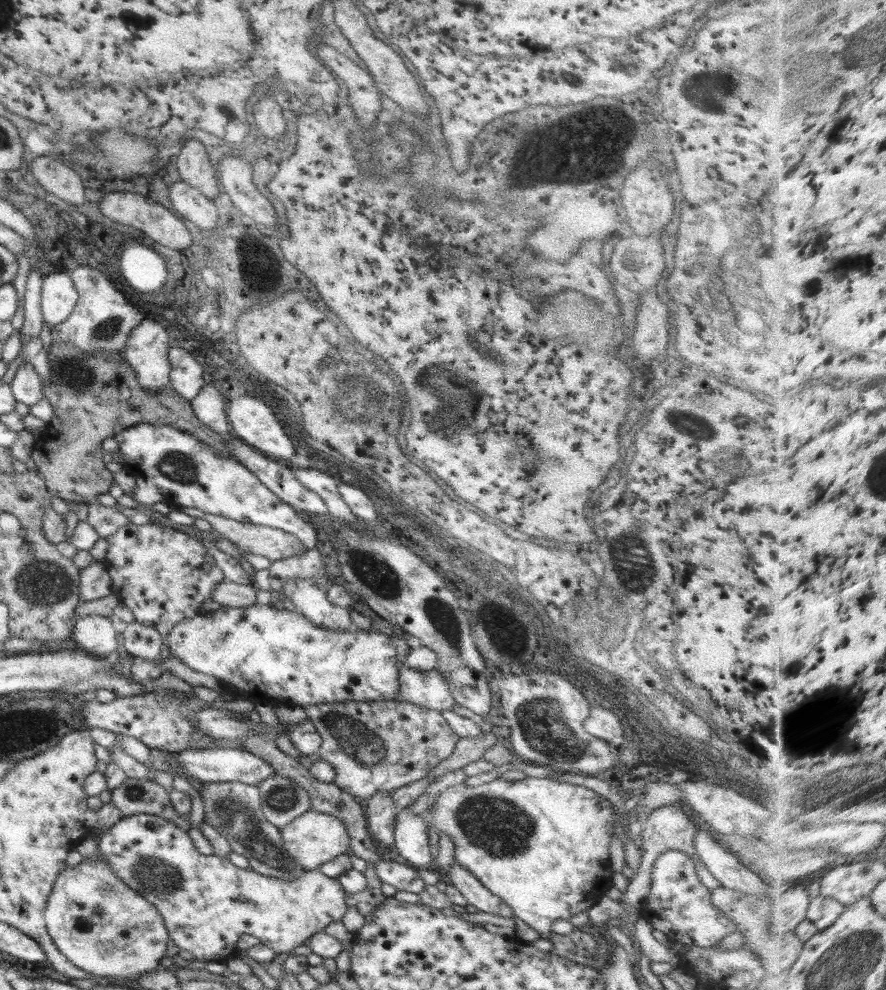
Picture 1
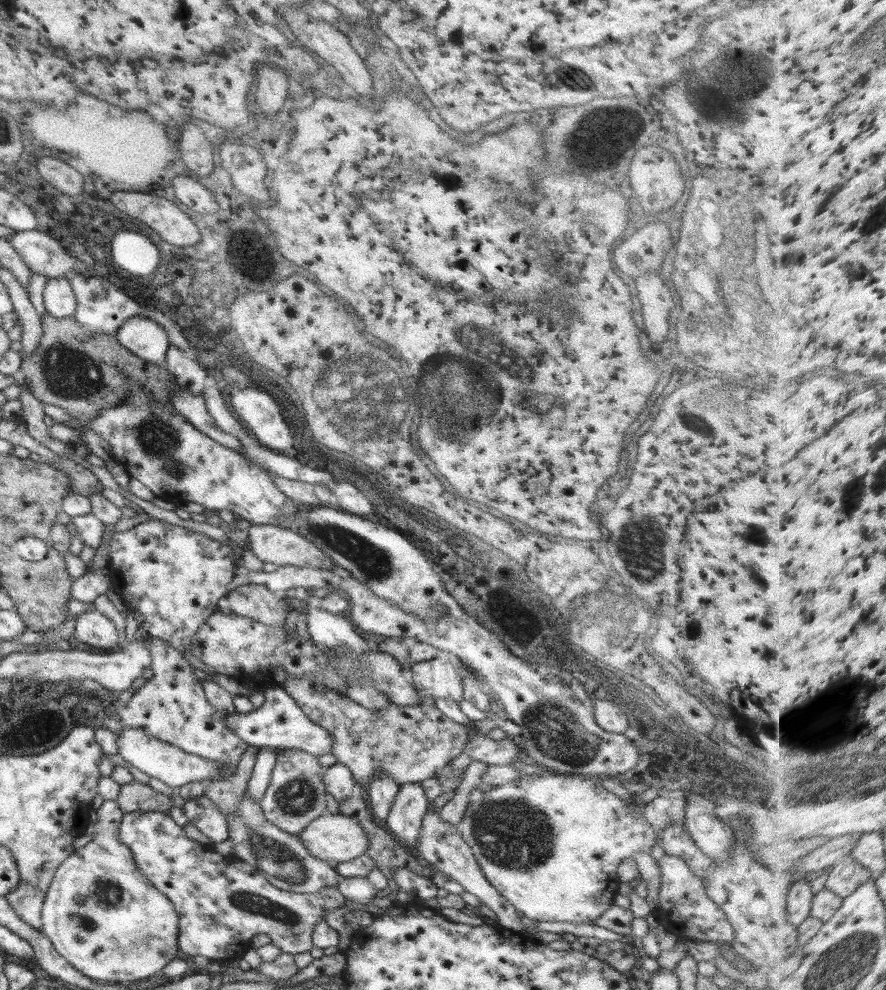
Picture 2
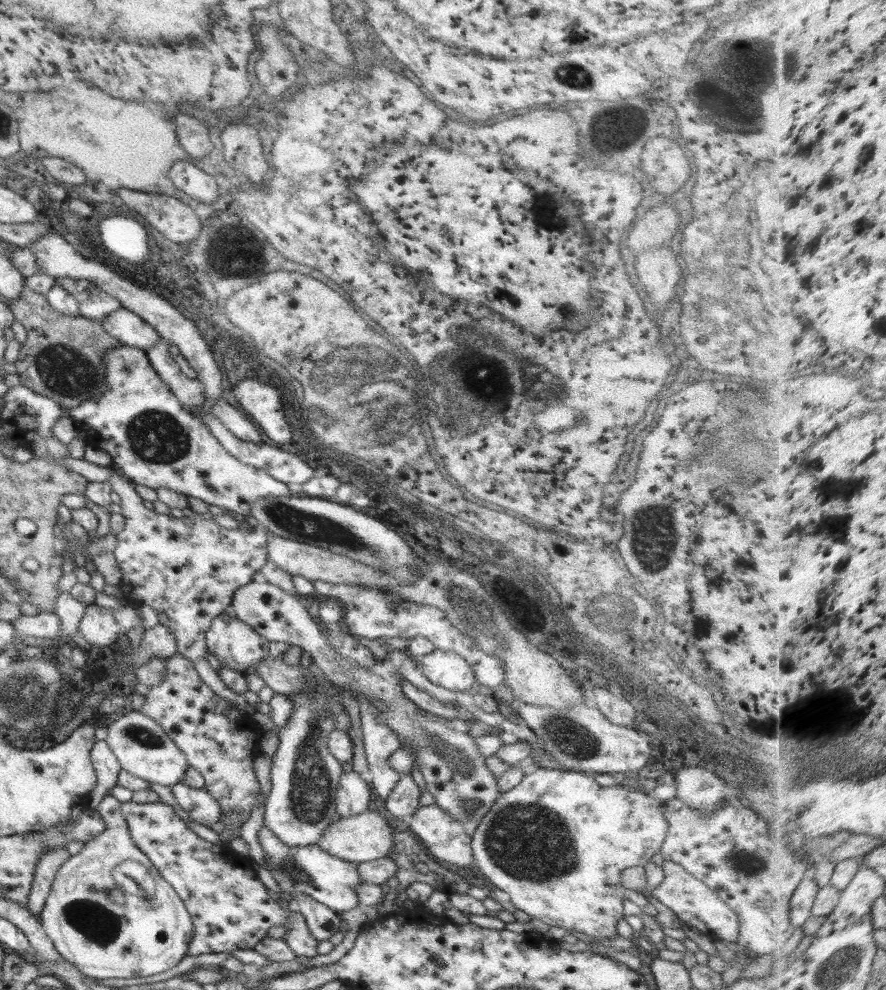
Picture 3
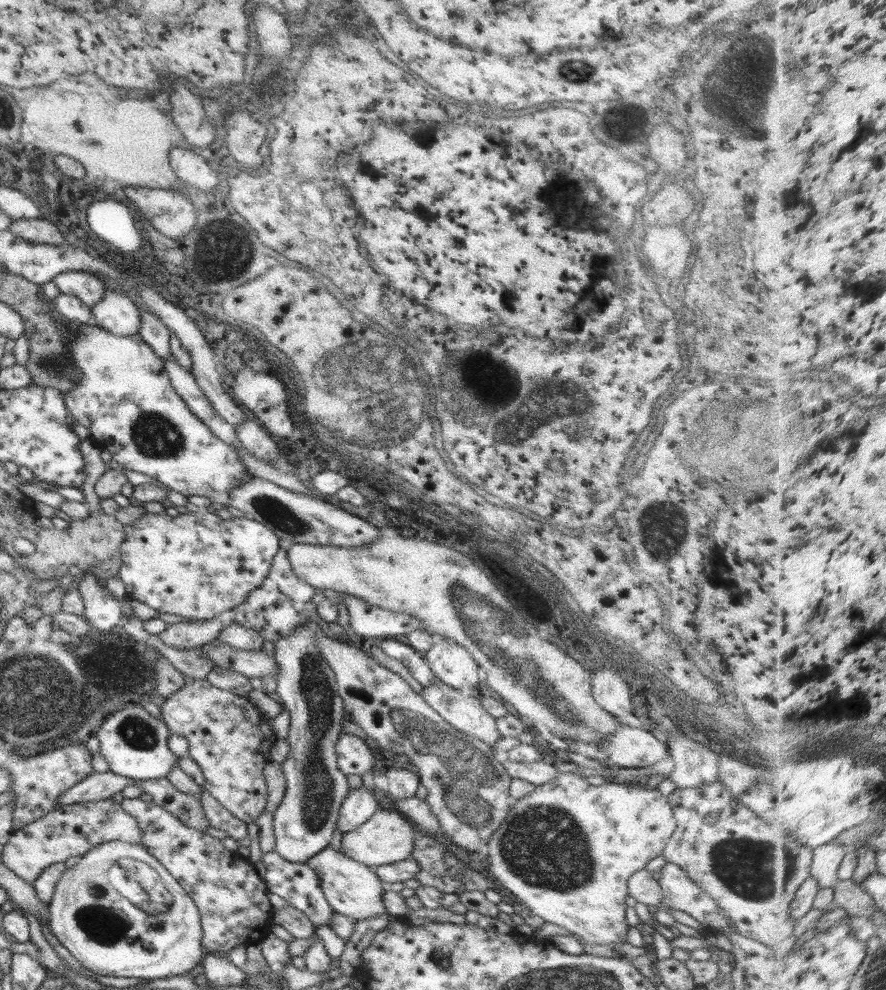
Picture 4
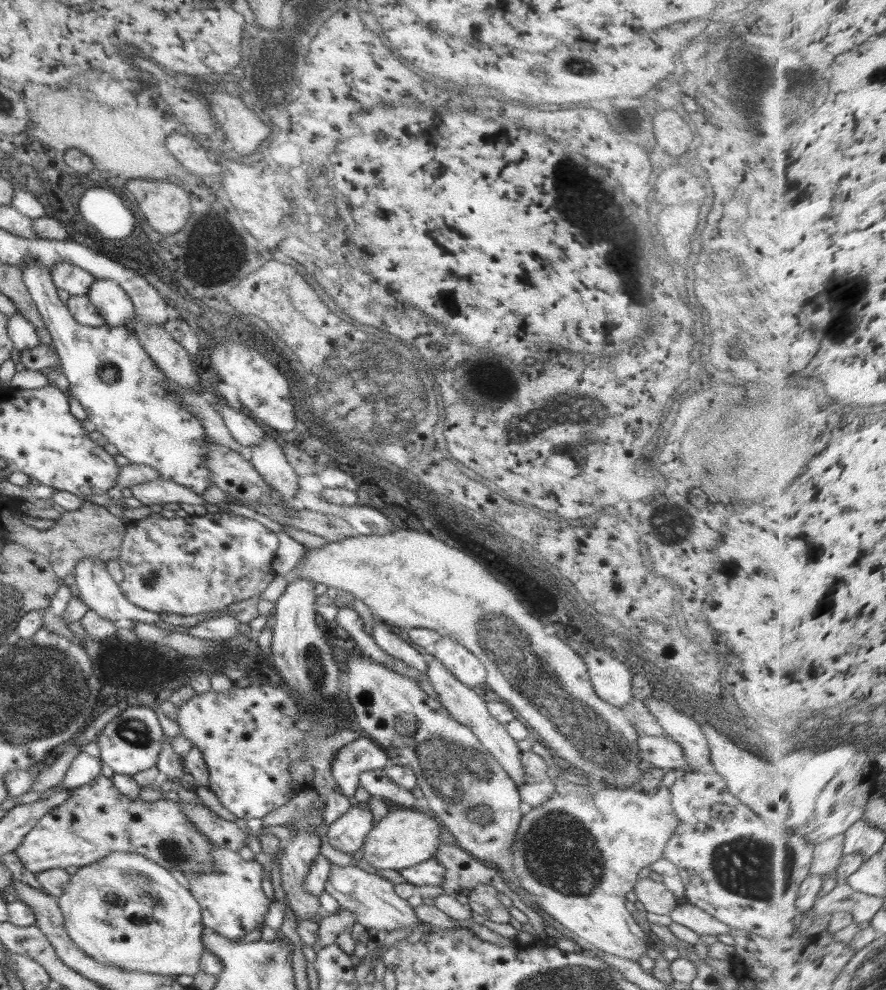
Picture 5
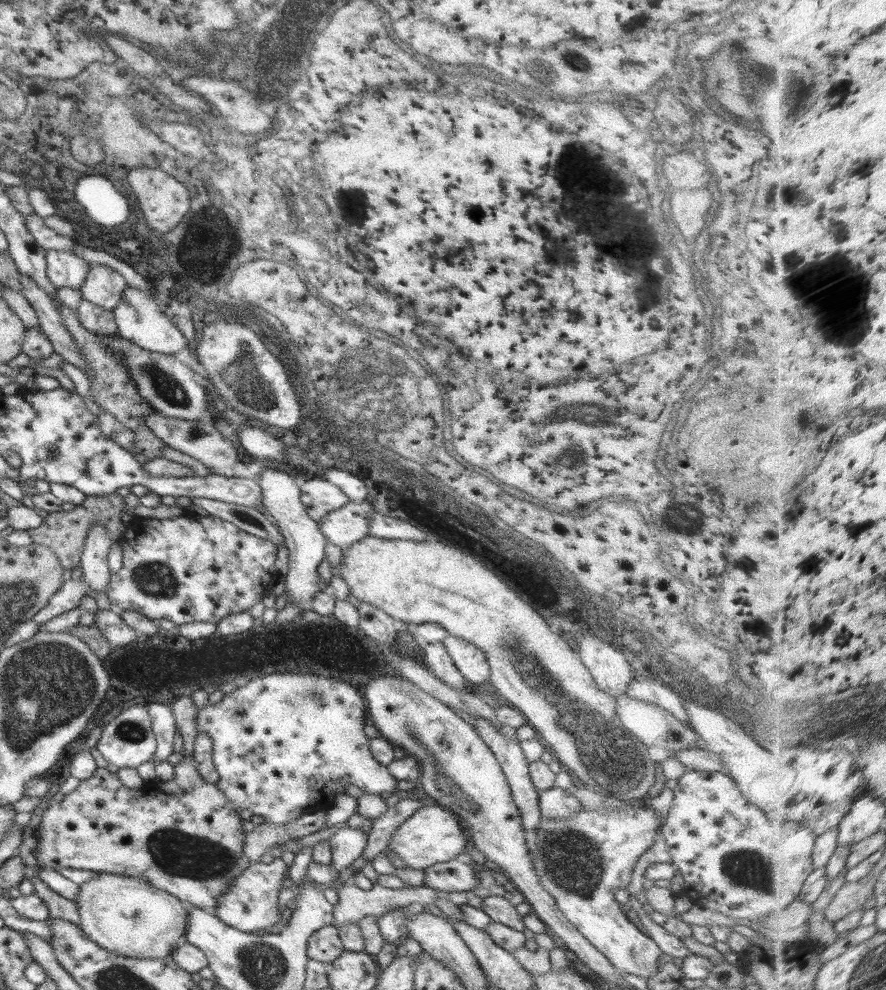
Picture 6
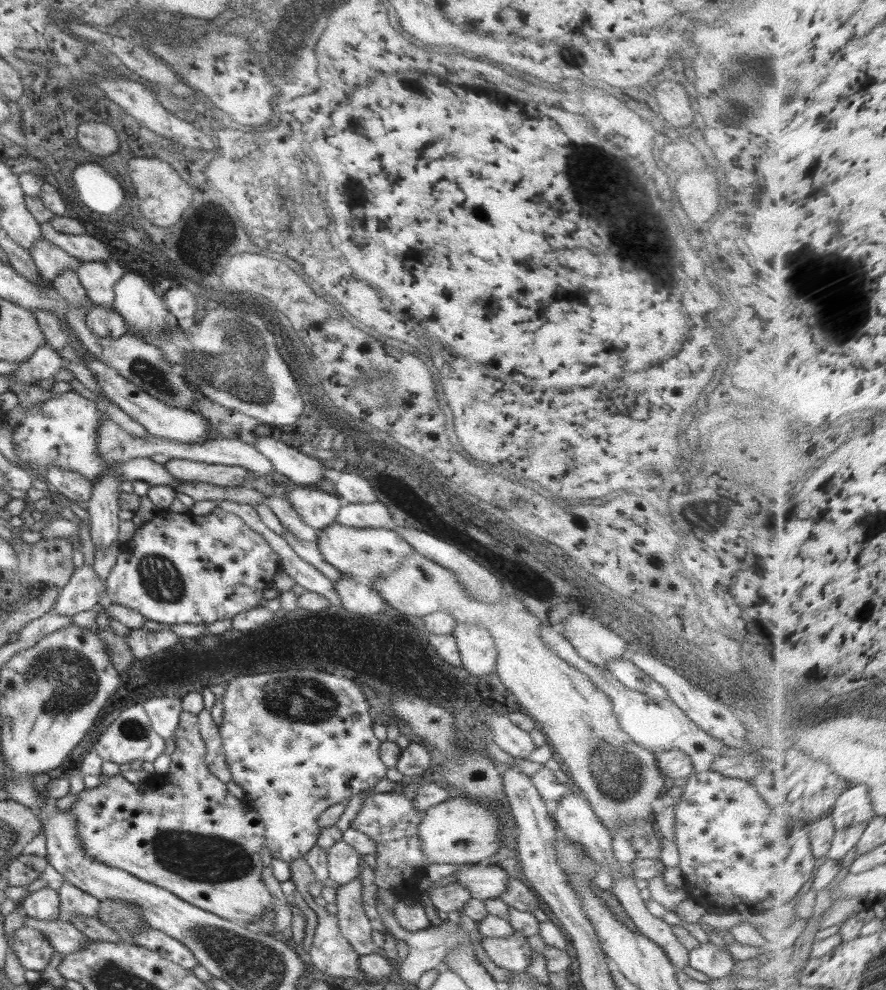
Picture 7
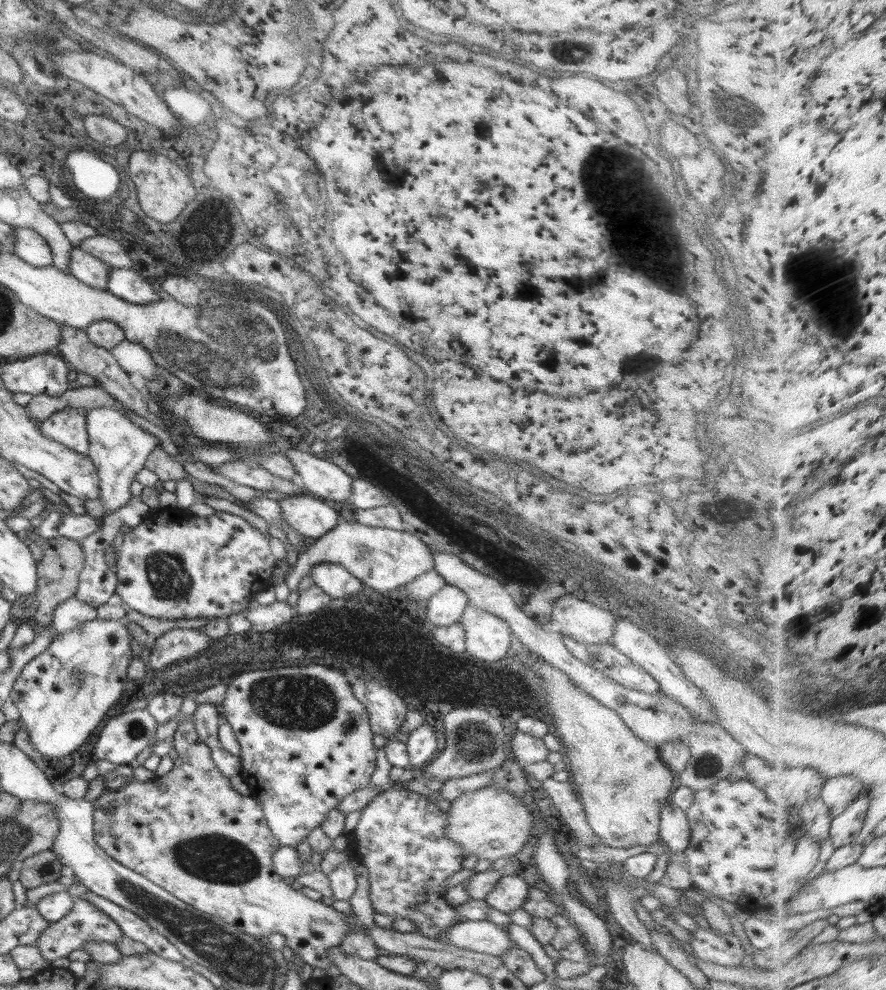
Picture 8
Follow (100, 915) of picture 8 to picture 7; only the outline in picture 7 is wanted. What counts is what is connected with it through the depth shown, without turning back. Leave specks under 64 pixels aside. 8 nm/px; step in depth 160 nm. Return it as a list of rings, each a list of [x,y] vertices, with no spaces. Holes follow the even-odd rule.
[[[66,881],[57,891],[60,897],[59,919],[62,922],[70,922],[73,916],[97,916],[101,902],[87,892]],[[20,927],[15,930],[14,936],[9,942],[10,951],[17,954],[24,970],[44,971],[55,953],[54,947],[41,933],[41,930],[36,930],[36,927]]]

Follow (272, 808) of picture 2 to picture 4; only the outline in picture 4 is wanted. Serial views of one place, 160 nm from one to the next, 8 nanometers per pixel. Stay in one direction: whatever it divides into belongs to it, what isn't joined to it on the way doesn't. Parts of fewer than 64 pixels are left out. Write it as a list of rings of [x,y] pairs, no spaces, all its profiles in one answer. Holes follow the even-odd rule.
[[[300,627],[289,637],[280,637],[274,642],[272,659],[276,659],[278,670],[276,678],[276,690],[280,696],[281,704],[290,714],[290,726],[288,742],[290,742],[290,755],[281,764],[286,779],[286,790],[282,802],[276,808],[274,814],[273,829],[276,837],[275,851],[284,860],[293,863],[306,863],[315,854],[330,845],[334,831],[337,829],[339,811],[344,799],[350,792],[346,774],[339,768],[335,746],[338,737],[342,734],[342,718],[344,707],[342,698],[337,693],[337,678],[334,671],[324,660],[322,654],[316,648],[317,636],[310,627]]]

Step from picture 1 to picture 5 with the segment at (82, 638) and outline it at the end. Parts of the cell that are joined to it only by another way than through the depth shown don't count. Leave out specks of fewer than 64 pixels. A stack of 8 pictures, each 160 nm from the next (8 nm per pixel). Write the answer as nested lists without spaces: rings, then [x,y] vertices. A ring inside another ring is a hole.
[[[98,558],[80,560],[80,562],[76,564],[73,574],[75,584],[80,591],[80,600],[86,604],[90,610],[98,614],[99,617],[111,620],[112,622],[118,622],[118,620],[133,620],[152,625],[156,625],[157,622],[160,622],[161,614],[144,610],[126,598],[119,584],[113,580],[112,576],[107,571],[107,564],[102,562],[102,560],[98,560]]]

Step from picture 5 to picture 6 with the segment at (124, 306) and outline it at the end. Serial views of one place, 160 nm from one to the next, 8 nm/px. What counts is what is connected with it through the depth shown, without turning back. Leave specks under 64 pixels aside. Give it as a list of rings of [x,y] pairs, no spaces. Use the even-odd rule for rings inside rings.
[[[90,266],[79,291],[88,302],[113,311],[126,287],[127,282],[119,272],[108,266]]]

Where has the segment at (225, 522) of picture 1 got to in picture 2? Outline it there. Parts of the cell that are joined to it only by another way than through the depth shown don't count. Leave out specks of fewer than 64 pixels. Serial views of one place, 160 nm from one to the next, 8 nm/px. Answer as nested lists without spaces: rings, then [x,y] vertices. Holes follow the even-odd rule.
[[[252,525],[248,530],[248,548],[263,563],[293,565],[339,572],[336,564],[312,542],[274,525]]]

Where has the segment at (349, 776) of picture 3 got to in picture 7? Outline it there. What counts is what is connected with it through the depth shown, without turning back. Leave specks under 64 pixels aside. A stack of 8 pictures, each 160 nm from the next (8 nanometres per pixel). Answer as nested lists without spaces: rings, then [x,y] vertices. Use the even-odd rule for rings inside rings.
[[[338,841],[327,850],[328,881],[337,886],[352,882],[359,876],[361,855],[345,841]]]

